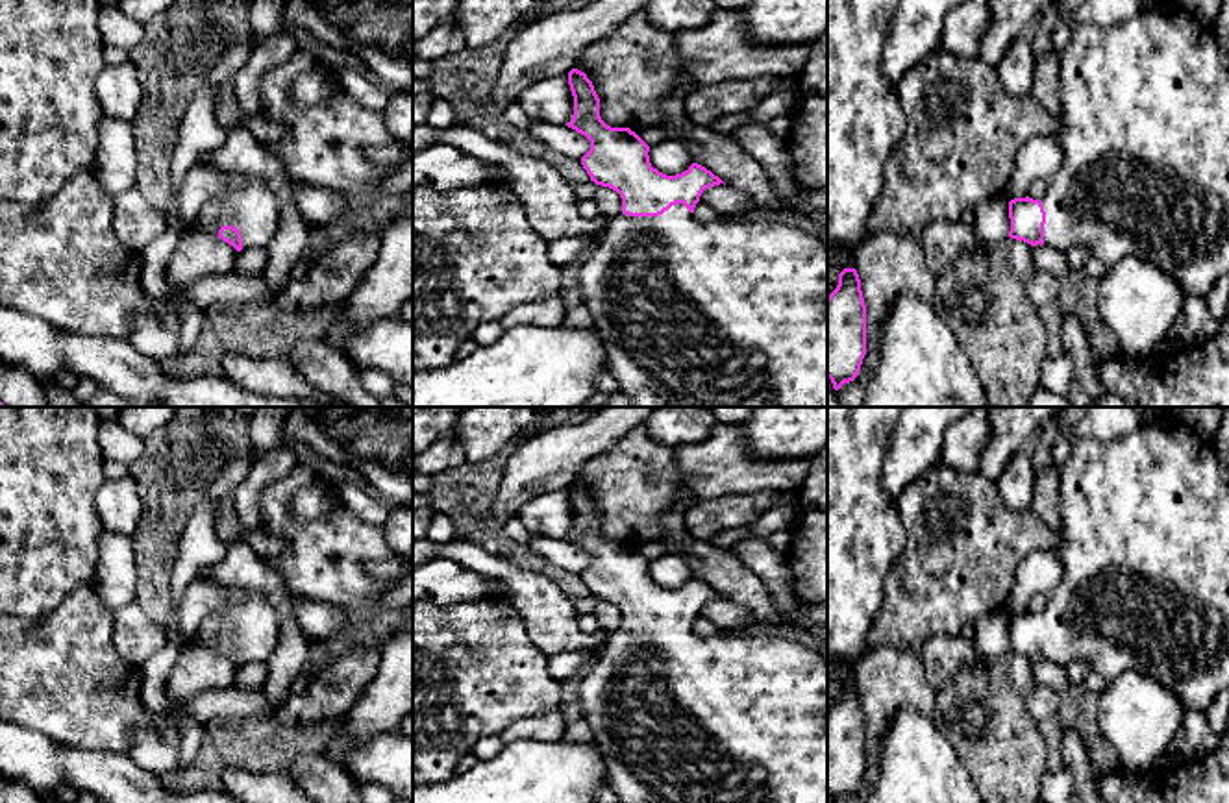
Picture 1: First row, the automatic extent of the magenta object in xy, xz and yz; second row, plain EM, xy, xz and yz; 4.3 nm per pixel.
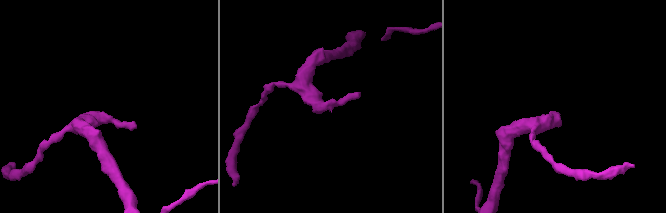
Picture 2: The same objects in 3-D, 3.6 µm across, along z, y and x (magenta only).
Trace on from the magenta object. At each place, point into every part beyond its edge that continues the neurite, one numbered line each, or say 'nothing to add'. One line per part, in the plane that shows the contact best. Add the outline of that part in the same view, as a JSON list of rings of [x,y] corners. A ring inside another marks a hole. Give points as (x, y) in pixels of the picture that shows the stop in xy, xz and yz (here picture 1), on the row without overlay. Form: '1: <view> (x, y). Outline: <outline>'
1: xz (678, 718). Outline: [[[683,618],[659,631],[627,631],[620,625],[579,675],[576,699],[602,753],[605,786],[620,803],[827,803],[827,661],[798,642],[724,633],[701,638]]]

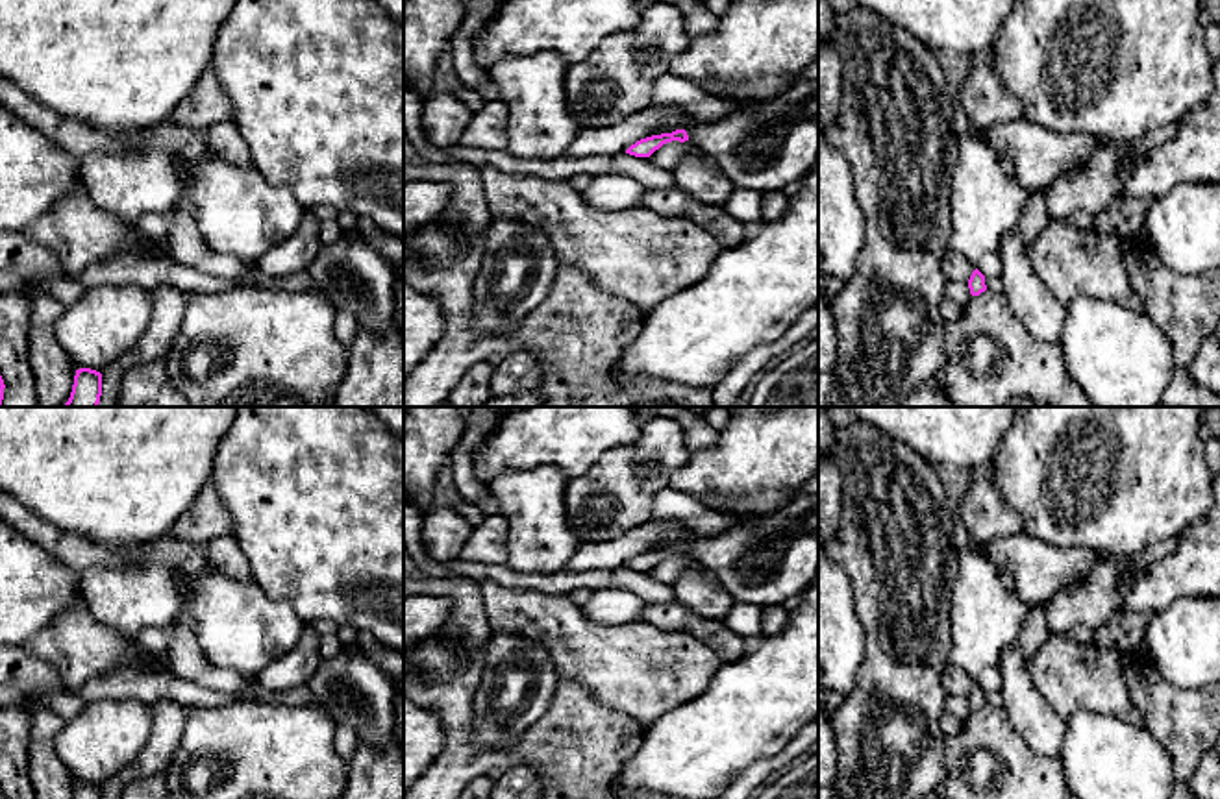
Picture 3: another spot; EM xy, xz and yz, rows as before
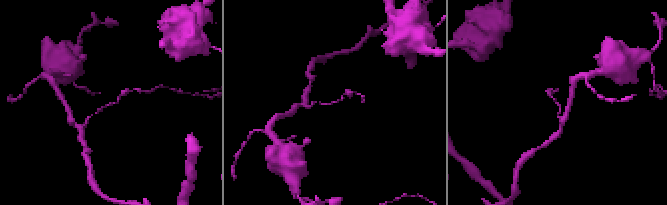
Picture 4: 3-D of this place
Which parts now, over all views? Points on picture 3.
nothing to add

